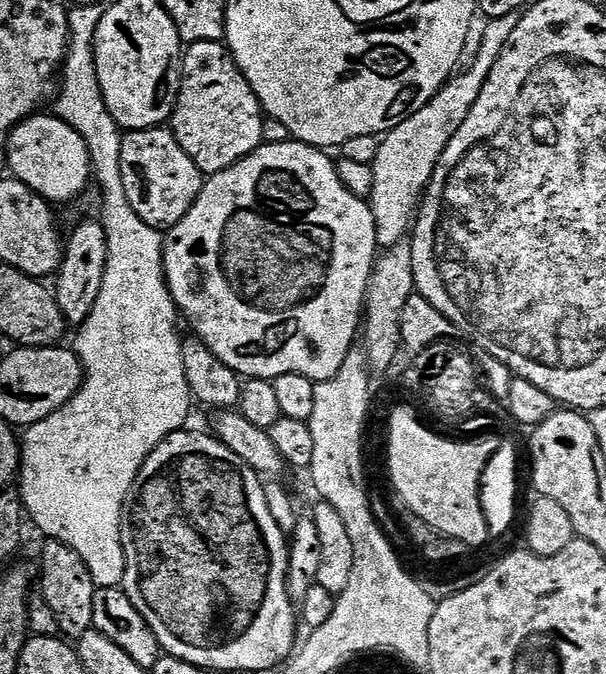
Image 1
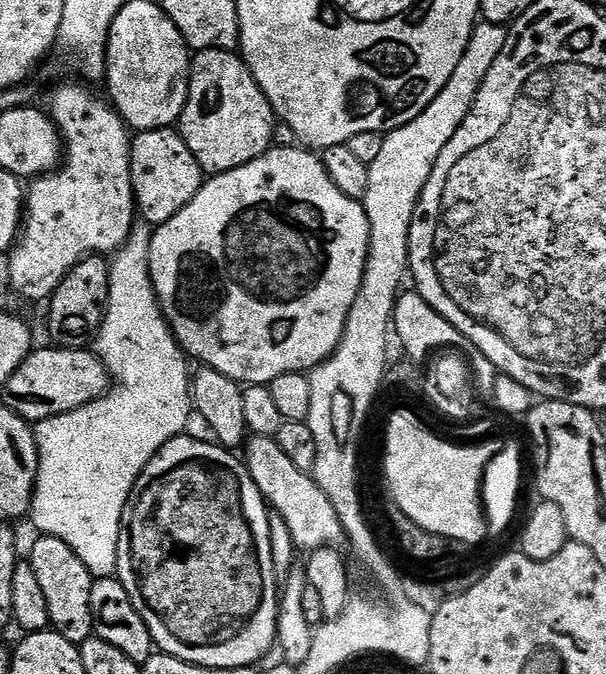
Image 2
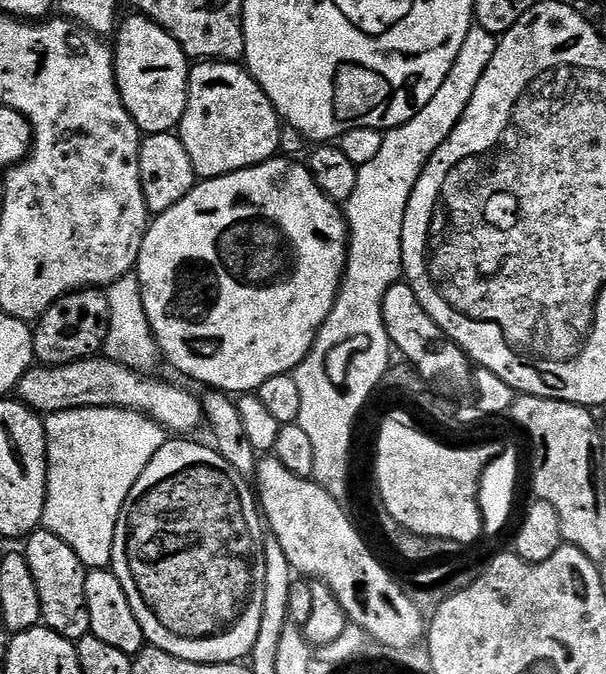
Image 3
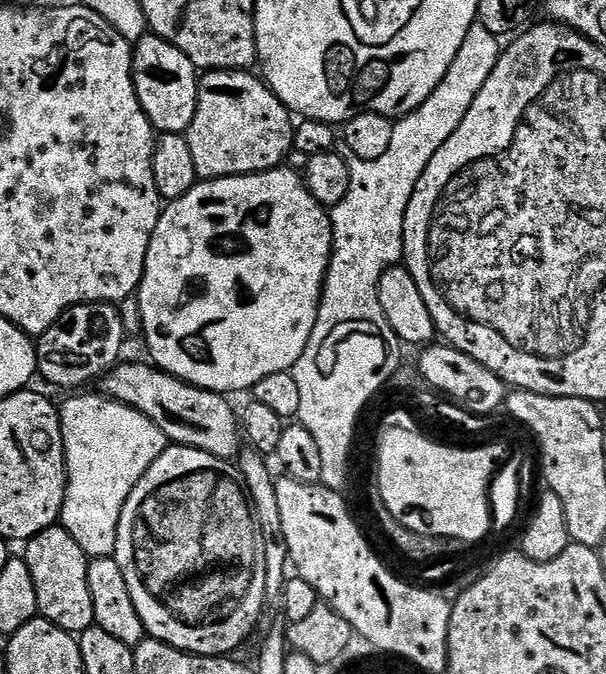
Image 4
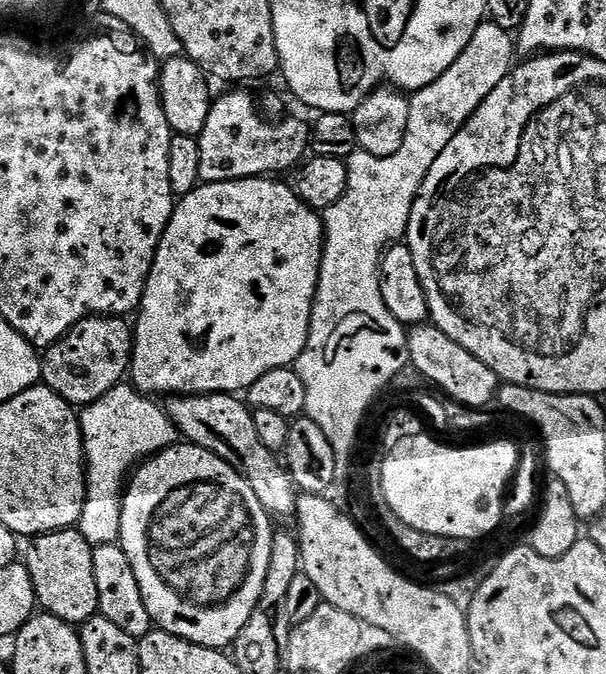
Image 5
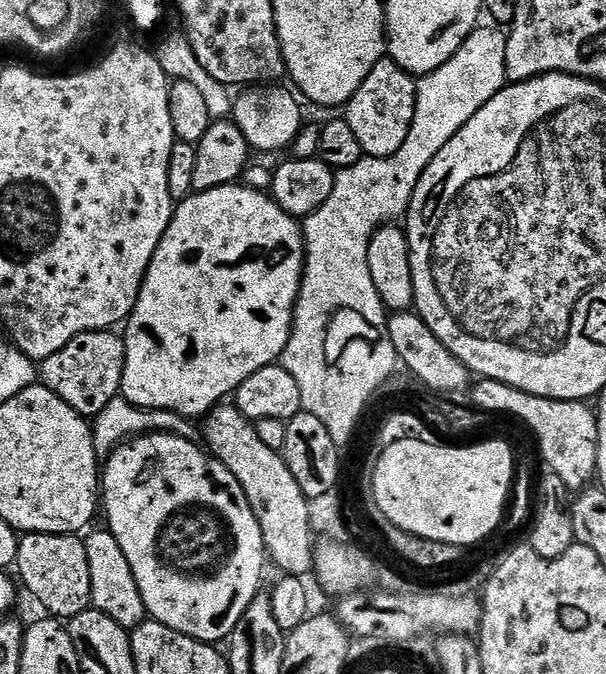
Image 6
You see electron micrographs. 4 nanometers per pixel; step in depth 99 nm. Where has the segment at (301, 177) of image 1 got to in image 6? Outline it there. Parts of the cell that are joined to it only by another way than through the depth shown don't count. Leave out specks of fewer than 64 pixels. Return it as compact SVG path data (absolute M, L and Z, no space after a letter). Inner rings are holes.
M237 182L223 184L205 192L193 191L192 195L179 201L175 205L170 226L166 226L166 234L162 234L162 242L158 242L158 250L154 250L154 258L144 275L136 305L126 321L126 327L123 329L125 332L122 332L124 373L120 383L120 396L139 408L166 410L189 418L207 416L217 404L227 401L236 388L242 386L246 378L250 378L250 374L258 374L258 370L277 363L283 357L288 340L292 336L292 317L296 315L296 299L304 277L304 258L301 221L286 214L286 210L282 210L282 206L278 206L267 191L259 192L256 188L247 188L244 182Z

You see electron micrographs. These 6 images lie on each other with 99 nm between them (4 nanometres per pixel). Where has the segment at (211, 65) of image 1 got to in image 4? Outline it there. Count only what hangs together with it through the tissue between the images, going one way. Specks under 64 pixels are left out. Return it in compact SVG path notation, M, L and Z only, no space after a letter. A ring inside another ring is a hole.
M205 71L198 80L198 98L196 99L196 117L194 122L187 130L188 145L190 146L190 154L194 158L194 170L197 177L201 181L217 180L218 178L226 178L227 176L248 176L252 172L268 172L272 168L279 168L285 163L284 160L294 148L294 127L292 128L293 113L289 112L287 106L283 104L279 98L272 93L272 89L259 75L251 76L251 71L242 72L210 72Z

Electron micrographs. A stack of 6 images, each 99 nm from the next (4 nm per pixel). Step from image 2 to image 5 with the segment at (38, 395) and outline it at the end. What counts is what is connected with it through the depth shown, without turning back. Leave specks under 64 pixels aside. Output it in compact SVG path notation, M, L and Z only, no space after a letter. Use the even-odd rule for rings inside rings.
M189 394L173 395L166 411L177 433L187 443L198 446L227 462L235 472L240 473L251 495L272 516L293 515L298 499L297 489L289 478L281 461L258 442L254 434L252 412L243 399L232 394Z

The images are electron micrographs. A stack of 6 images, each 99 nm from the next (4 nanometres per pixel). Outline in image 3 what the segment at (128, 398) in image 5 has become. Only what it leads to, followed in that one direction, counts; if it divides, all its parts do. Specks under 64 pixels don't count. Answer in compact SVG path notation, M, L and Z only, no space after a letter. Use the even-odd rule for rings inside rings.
M75 408L53 412L44 420L44 429L48 439L48 501L44 507L43 527L71 546L85 569L108 568L124 504L142 470L146 470L154 454L162 450L165 429L151 416L131 408Z

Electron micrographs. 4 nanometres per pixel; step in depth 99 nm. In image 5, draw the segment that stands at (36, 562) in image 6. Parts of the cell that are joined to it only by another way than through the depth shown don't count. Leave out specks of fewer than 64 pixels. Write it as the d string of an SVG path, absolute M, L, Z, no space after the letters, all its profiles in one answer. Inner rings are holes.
M79 527L63 528L61 532L47 532L41 536L31 537L28 548L26 567L30 574L30 582L36 595L36 603L47 615L62 618L62 622L79 626L85 624L97 615L98 592L94 586L94 572L92 570L92 549L88 539L80 532Z

